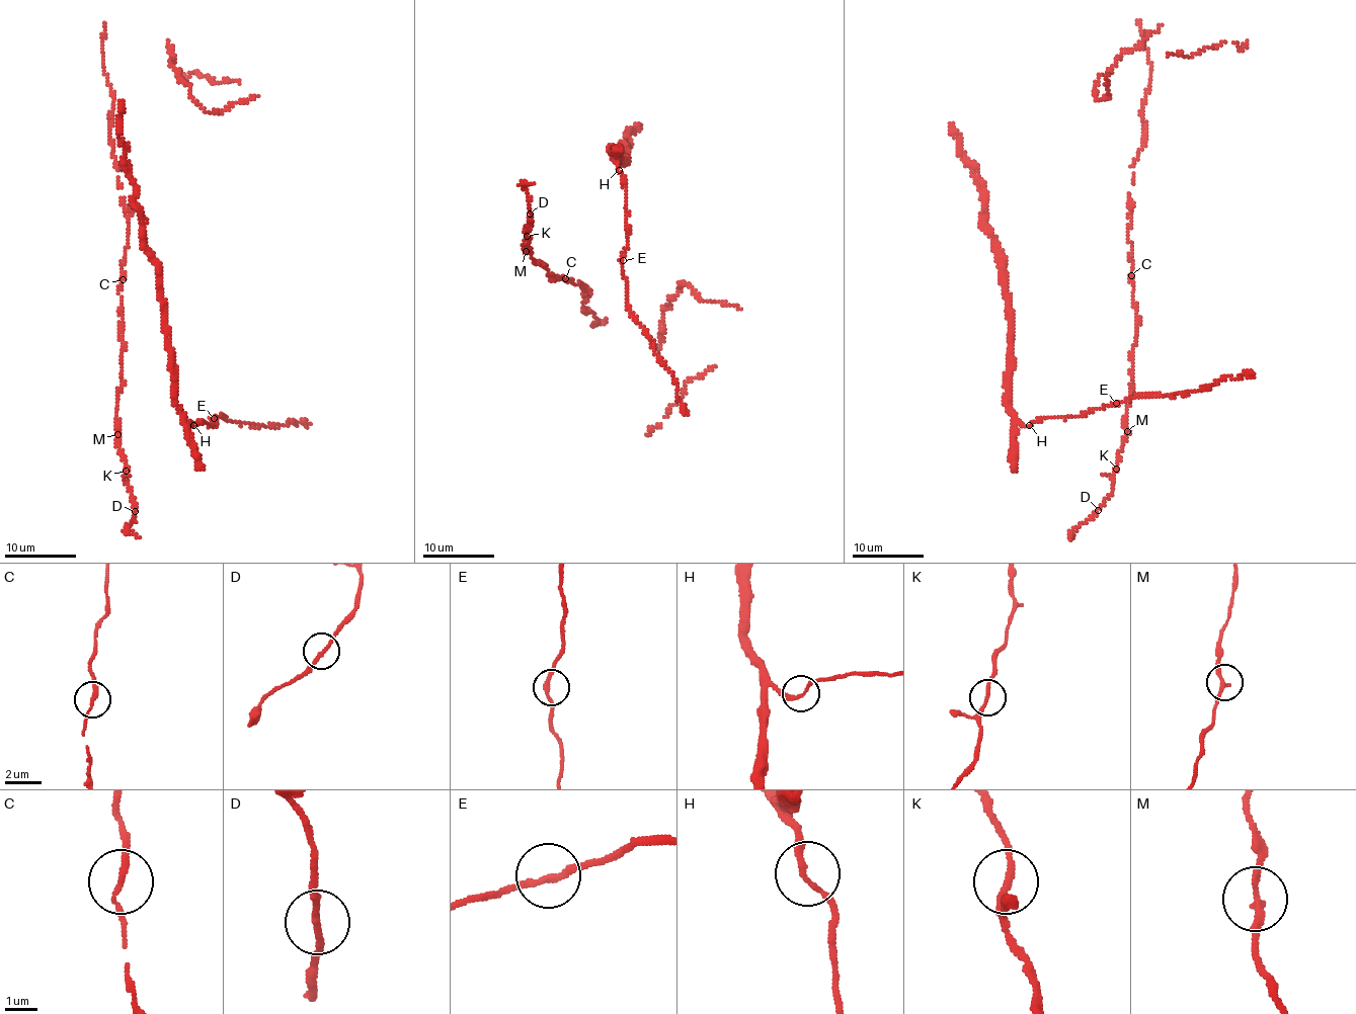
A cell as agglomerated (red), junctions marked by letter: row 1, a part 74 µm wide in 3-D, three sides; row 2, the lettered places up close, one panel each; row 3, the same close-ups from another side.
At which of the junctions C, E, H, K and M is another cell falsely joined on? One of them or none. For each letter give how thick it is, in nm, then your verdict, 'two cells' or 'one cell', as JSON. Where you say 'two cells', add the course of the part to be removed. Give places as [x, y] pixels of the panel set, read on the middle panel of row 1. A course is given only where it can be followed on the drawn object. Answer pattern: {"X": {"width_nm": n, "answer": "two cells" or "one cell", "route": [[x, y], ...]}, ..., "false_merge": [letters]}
{"C": {"width_nm": 180, "answer": "one cell"}, "E": {"width_nm": 200, "answer": "one cell"}, "H": {"width_nm": 190, "answer": "one cell"}, "K": {"width_nm": 190, "answer": "two cells", "route": [[528, 236], [524, 231], [528, 229], [530, 203], [524, 188], [533, 182]]}, "M": {"width_nm": 200, "answer": "one cell"}, "false_merge": ["K"]}

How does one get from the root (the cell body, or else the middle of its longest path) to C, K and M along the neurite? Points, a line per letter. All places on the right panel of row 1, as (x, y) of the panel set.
C: (1132, 358), (1137, 304), (1132, 296), (1131, 275)
K: (1132, 358), (1125, 440), (1116, 469)
M: (1132, 358), (1131, 401), (1125, 415), (1127, 431)

